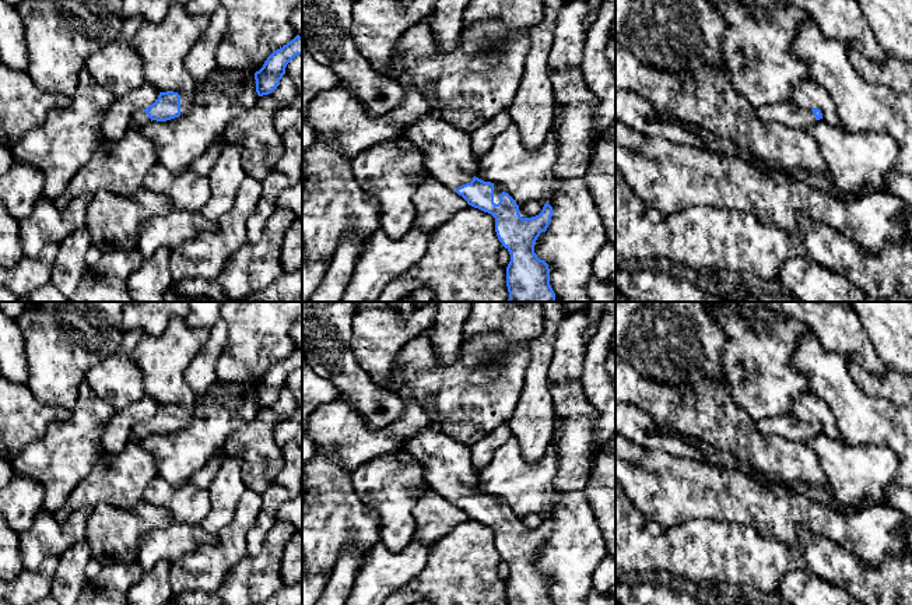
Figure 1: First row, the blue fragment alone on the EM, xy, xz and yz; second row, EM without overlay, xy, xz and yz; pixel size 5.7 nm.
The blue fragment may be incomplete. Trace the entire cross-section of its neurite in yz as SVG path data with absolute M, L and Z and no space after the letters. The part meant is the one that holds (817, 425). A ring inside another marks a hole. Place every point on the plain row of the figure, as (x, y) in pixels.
M792 415L772 416L755 422L758 432L765 437L782 436L792 442L806 442L822 432L817 421L801 421Z

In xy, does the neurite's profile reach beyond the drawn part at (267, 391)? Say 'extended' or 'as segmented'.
as segmented

